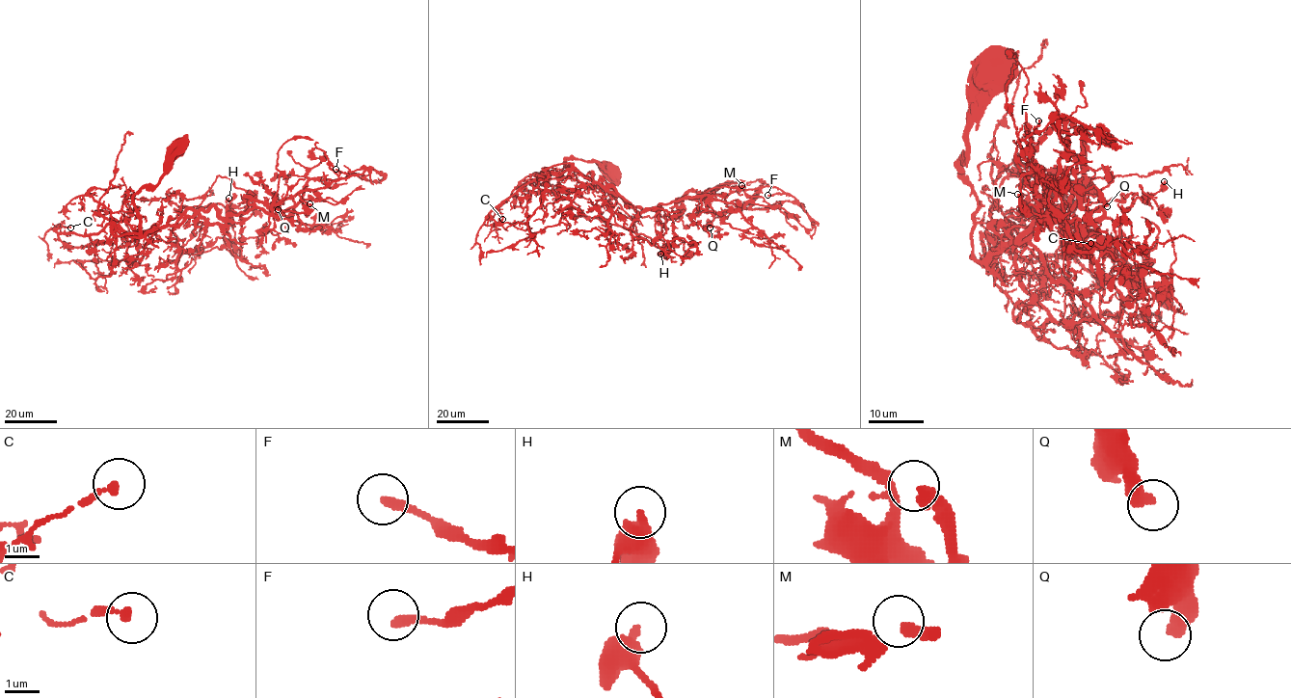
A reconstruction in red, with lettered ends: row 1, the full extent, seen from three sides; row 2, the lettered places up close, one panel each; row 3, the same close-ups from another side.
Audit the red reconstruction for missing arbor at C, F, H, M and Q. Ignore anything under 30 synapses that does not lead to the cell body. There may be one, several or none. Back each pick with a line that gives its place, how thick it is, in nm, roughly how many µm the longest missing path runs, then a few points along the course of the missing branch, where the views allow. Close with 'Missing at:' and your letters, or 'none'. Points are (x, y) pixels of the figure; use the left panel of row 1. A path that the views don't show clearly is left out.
M: at (309, 203); 240 nm thick; about 30 µm are missing; missing branch runs (309, 203), (308, 191), (326, 175), (324, 168), (311, 159), (319, 149)
Missing at: M

